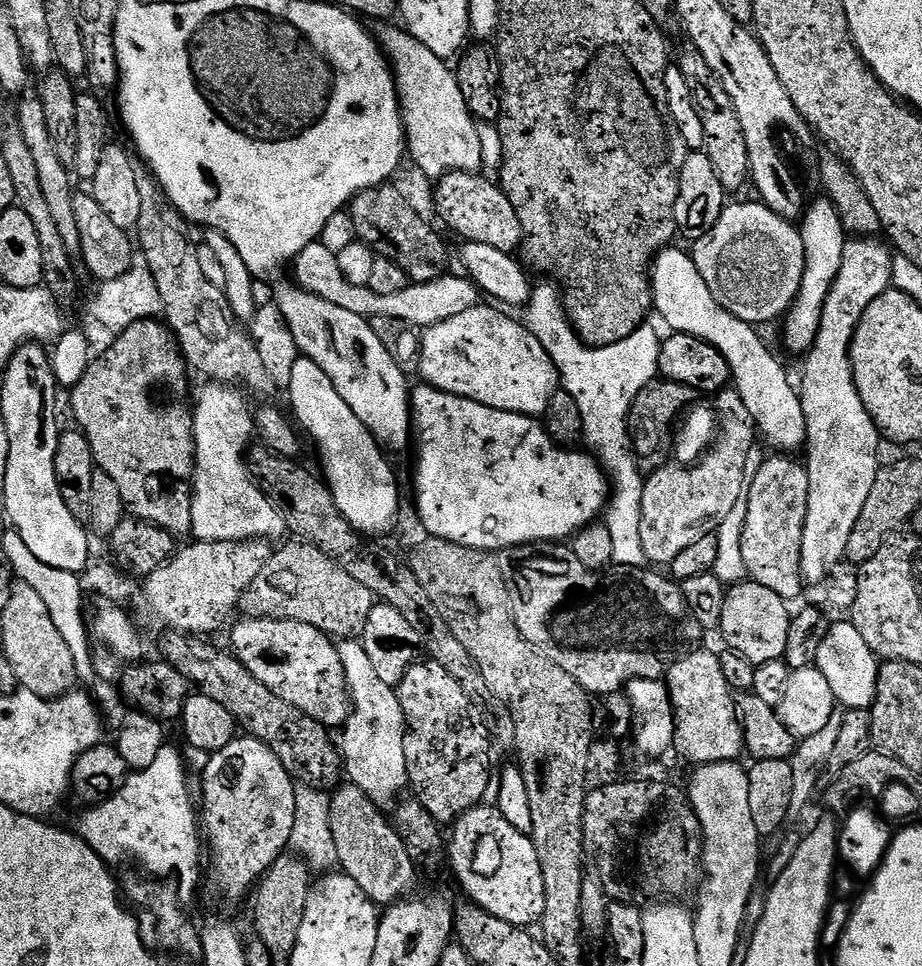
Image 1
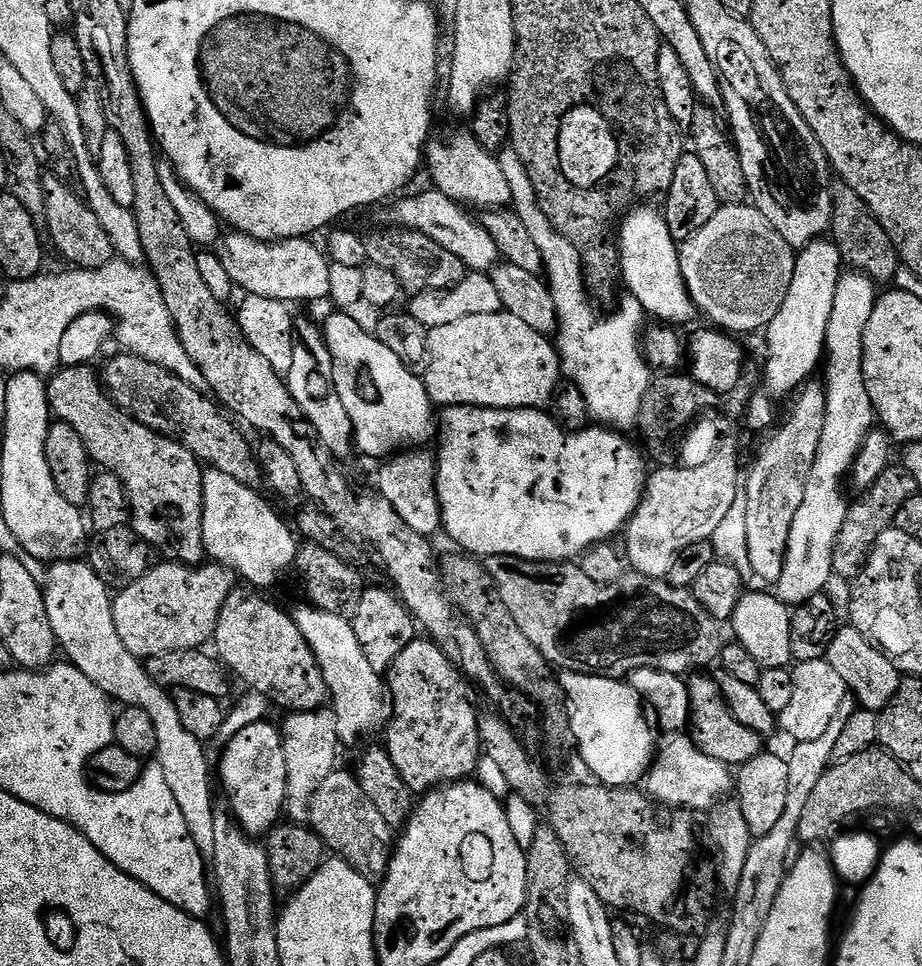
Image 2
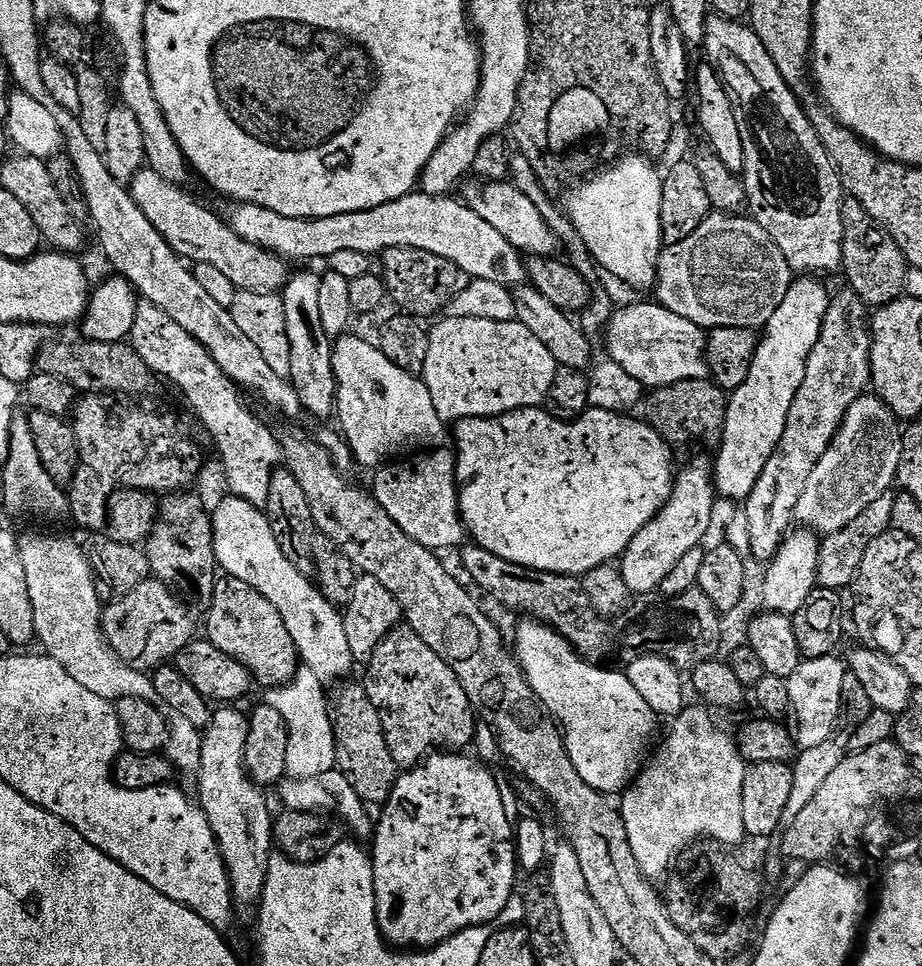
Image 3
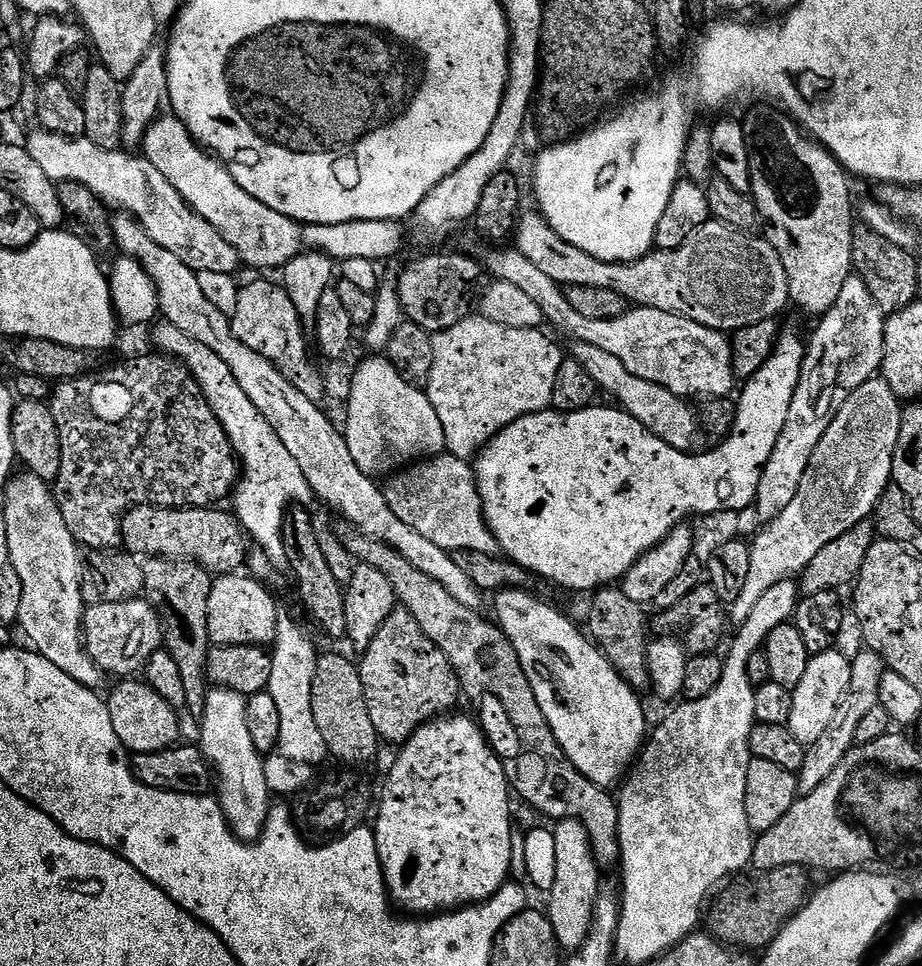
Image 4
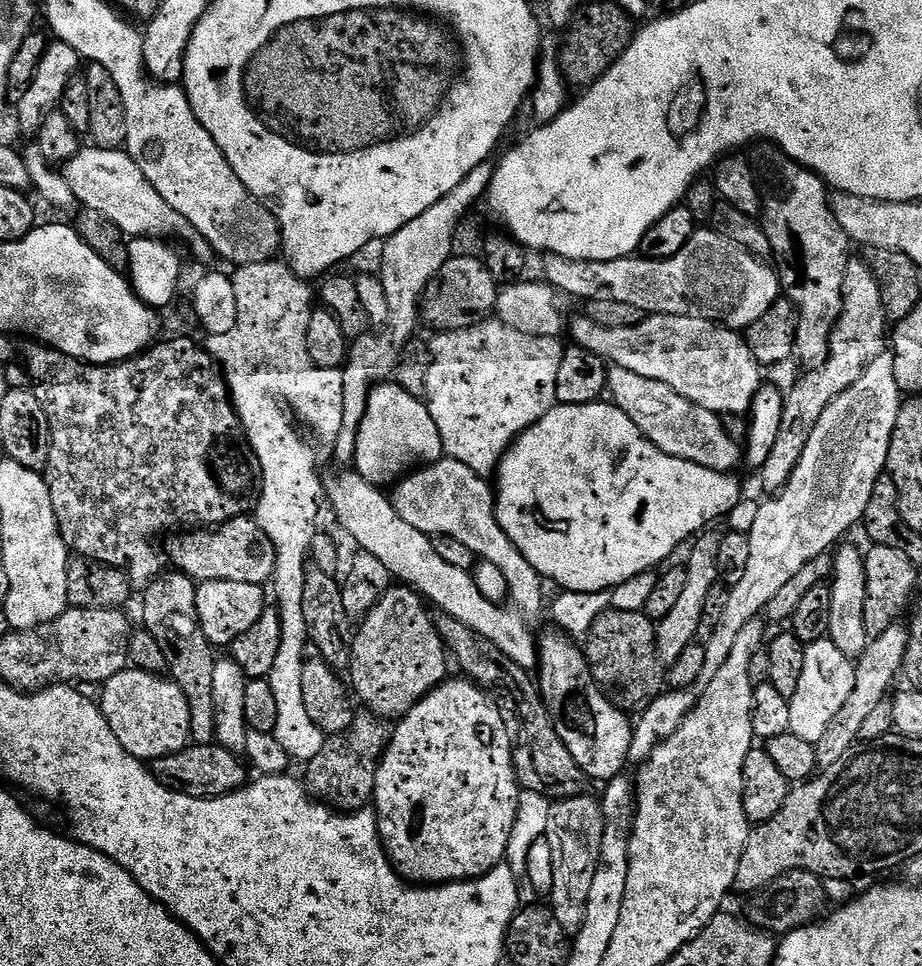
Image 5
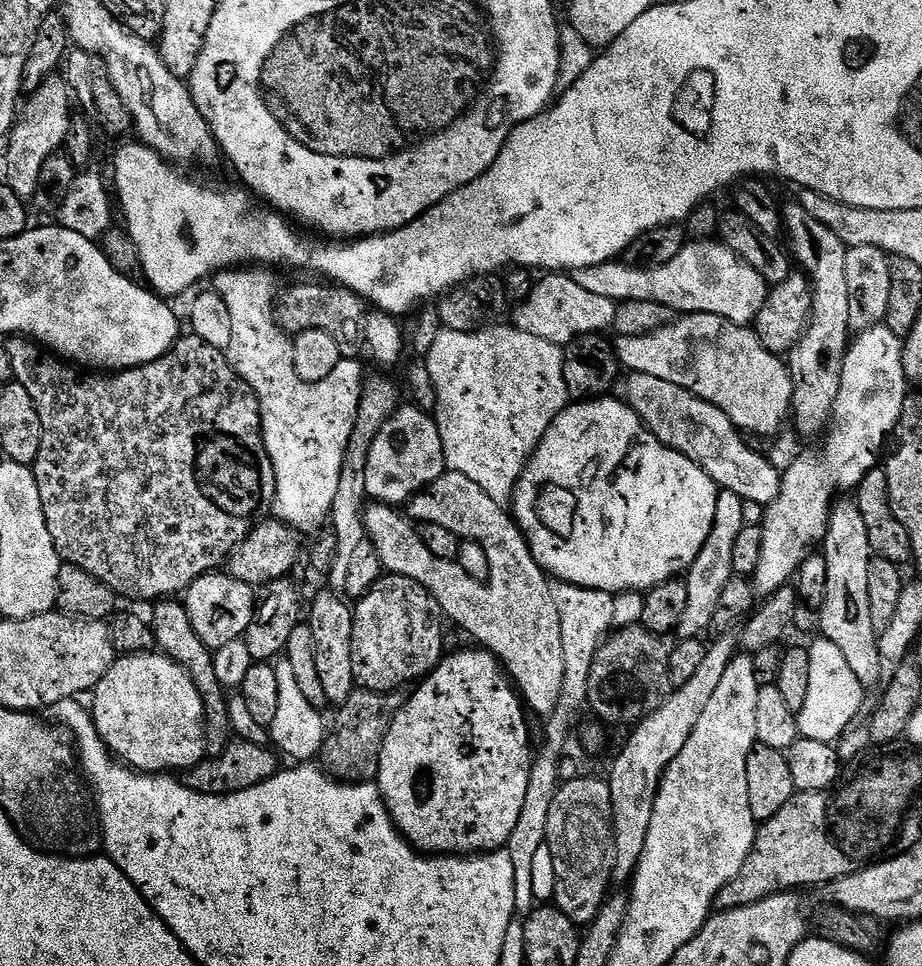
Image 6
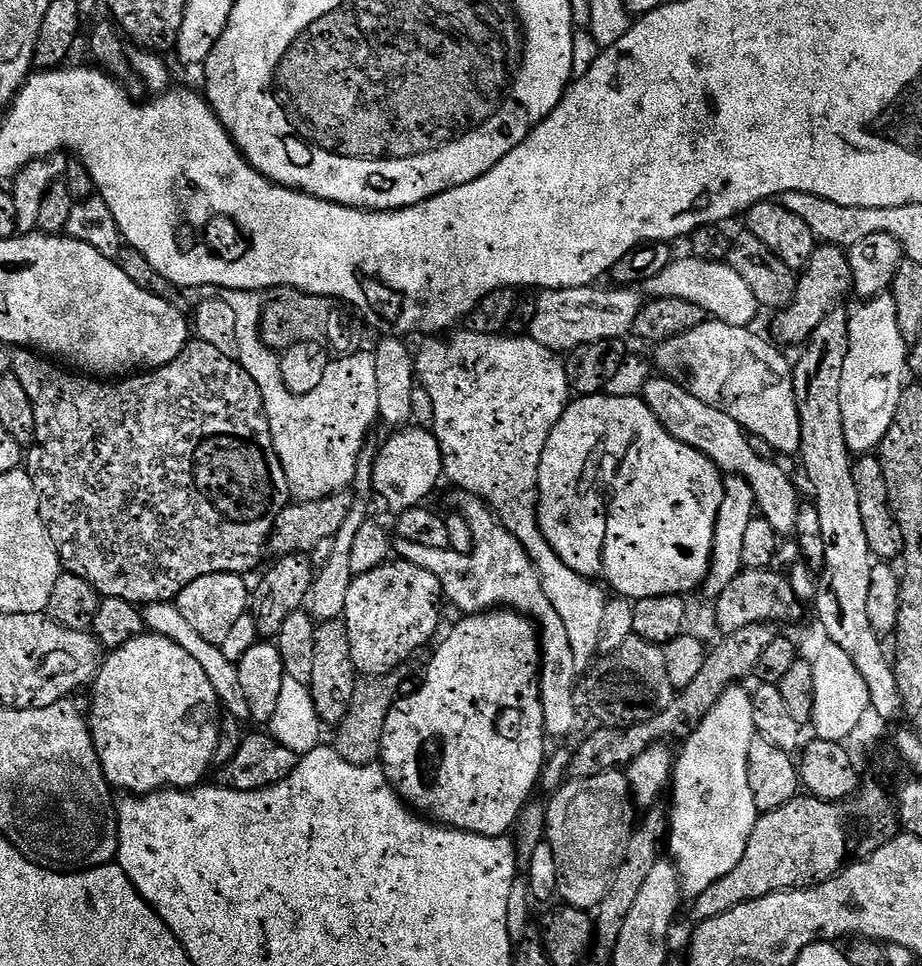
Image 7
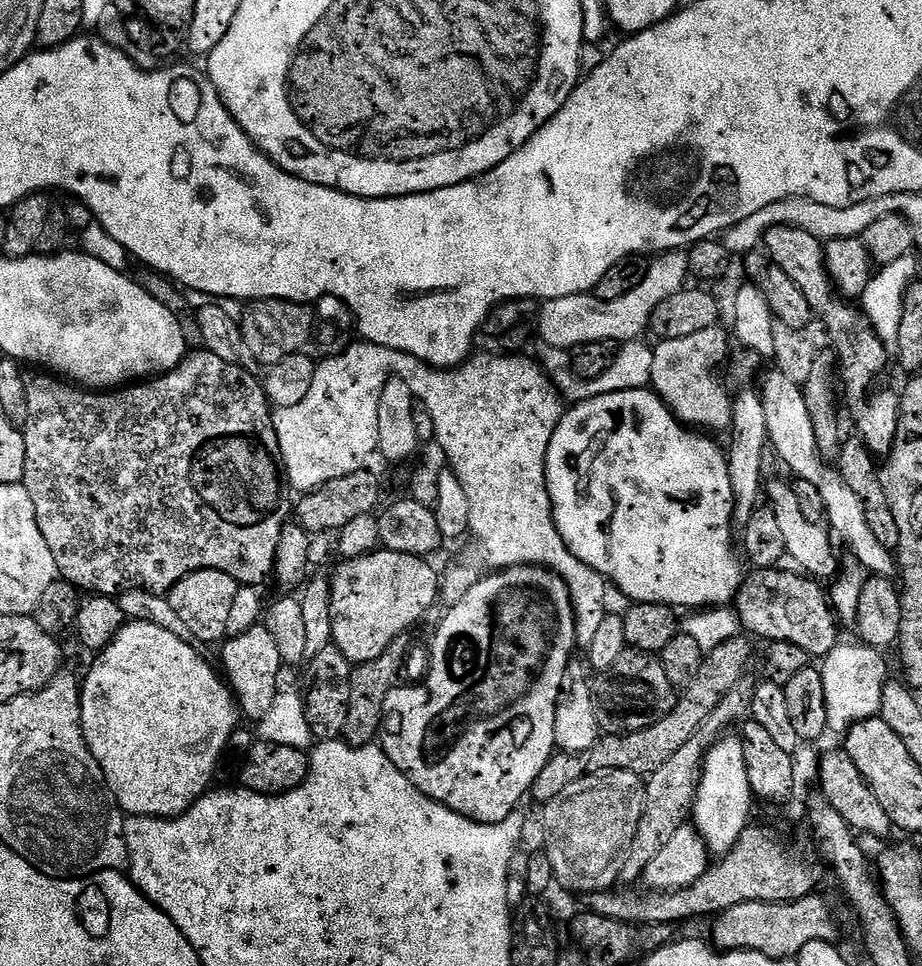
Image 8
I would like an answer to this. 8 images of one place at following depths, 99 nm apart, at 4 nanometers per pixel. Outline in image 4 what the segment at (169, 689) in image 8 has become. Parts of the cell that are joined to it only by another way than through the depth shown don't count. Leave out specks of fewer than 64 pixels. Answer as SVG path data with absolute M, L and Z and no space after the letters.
M128 678L117 684L120 685L109 696L106 696L106 703L110 710L110 722L114 722L114 734L124 743L129 753L157 752L163 748L173 747L181 739L182 720L176 717L179 716L177 709L172 708L170 702L162 698L162 694L158 694L146 682L141 682L136 678Z

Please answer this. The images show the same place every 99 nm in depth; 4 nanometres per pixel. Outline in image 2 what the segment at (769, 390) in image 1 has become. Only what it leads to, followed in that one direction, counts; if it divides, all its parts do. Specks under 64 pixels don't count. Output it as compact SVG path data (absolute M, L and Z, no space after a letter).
M636 208L627 216L628 213L618 228L622 284L629 288L627 291L634 298L638 298L649 317L657 316L660 319L657 321L665 325L681 326L697 319L696 303L692 301L682 278L678 242L670 234L663 215L657 209L655 212L652 208Z

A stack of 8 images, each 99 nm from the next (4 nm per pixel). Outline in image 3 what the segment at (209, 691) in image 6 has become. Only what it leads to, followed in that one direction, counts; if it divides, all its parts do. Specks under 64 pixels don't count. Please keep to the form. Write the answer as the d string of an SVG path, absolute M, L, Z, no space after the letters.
M185 490L179 494L168 494L159 501L156 524L152 527L152 535L146 541L148 561L152 567L152 576L161 580L165 586L181 597L211 597L218 587L218 565L212 541L212 517L209 509L204 509L204 500L195 496L195 491Z

